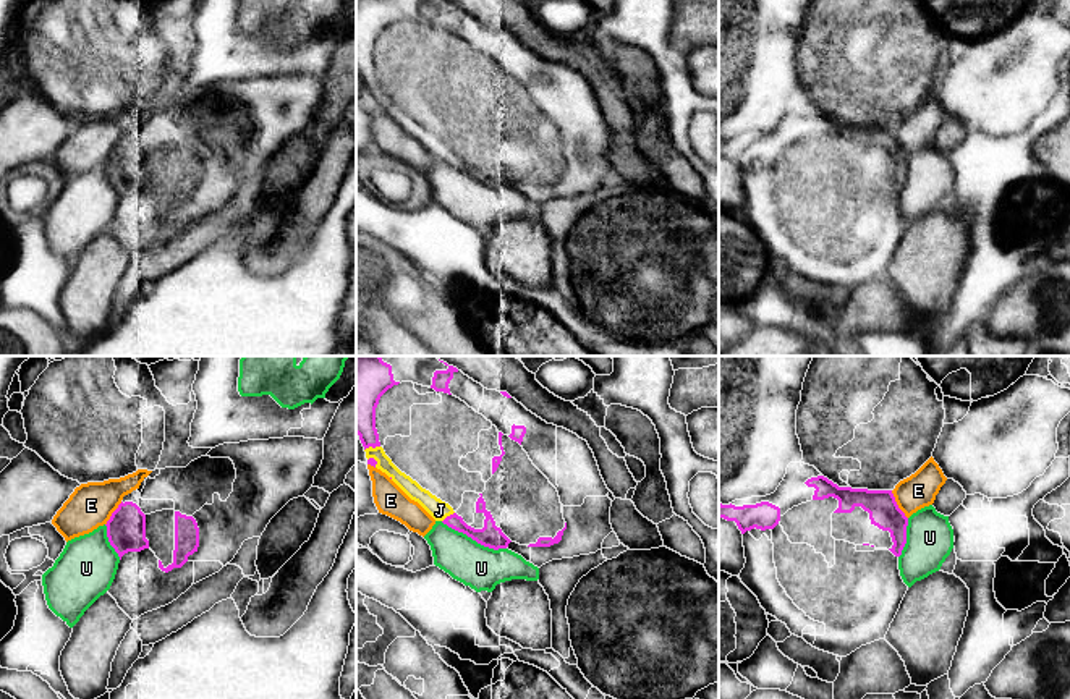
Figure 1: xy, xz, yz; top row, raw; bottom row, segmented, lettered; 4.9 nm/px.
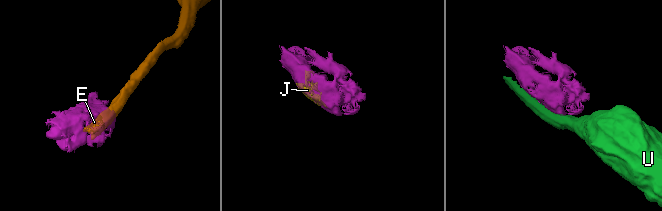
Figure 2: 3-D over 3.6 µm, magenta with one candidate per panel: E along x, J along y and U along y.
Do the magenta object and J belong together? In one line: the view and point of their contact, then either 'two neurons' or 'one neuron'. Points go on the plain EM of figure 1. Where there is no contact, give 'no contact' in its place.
xz (447, 154) | one neuron

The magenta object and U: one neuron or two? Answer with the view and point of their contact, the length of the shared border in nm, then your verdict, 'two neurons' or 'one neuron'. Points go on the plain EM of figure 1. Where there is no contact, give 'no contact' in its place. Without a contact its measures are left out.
contact xz (473, 177); length 360 nm; two neurons

